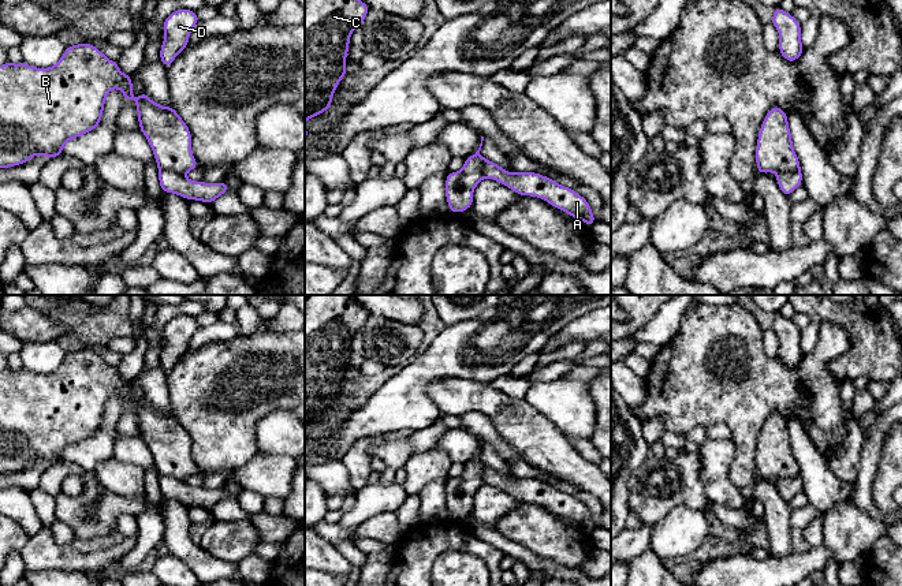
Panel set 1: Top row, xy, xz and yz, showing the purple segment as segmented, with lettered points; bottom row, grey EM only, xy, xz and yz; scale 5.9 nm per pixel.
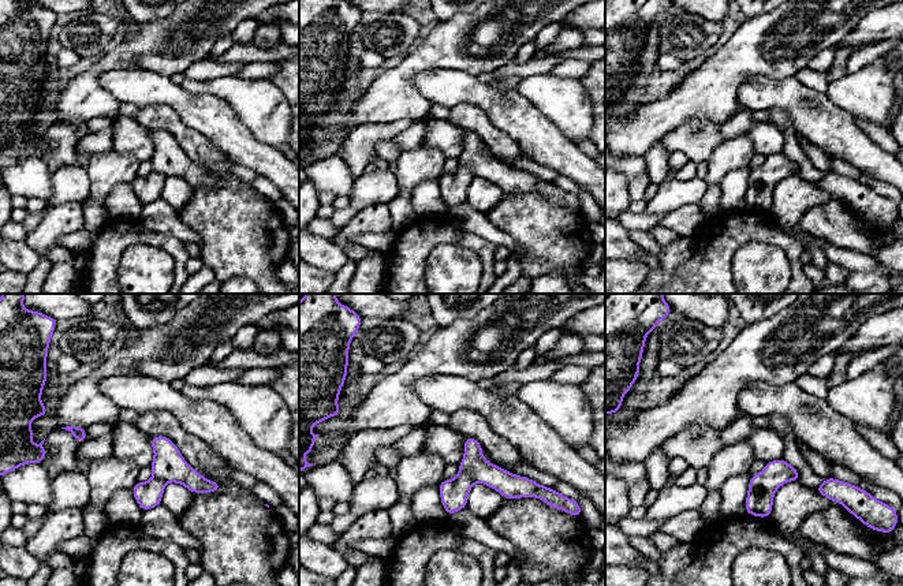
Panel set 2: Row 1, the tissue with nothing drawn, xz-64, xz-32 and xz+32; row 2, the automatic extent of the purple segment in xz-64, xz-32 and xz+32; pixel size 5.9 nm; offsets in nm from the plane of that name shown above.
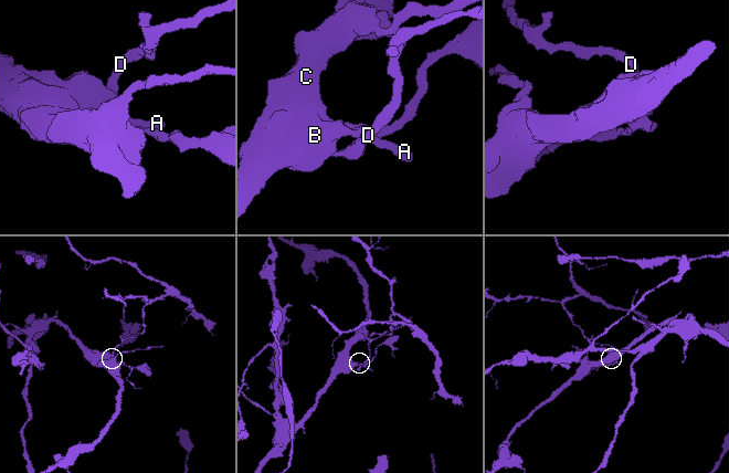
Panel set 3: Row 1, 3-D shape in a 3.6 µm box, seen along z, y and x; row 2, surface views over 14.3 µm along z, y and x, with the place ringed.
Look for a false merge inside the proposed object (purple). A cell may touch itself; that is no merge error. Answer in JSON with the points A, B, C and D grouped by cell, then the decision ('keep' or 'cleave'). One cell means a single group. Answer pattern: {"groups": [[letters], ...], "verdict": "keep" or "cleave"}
{"groups": [["A", "B", "C"], ["D"]], "verdict": "cleave"}

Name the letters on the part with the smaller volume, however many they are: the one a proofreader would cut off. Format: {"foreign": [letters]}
{"foreign": ["D"]}

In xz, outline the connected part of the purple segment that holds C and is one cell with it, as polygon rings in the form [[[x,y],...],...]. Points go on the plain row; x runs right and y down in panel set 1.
[[[351,295],[305,299],[305,429],[333,413],[333,399],[348,380],[344,366],[350,341],[369,316]]]

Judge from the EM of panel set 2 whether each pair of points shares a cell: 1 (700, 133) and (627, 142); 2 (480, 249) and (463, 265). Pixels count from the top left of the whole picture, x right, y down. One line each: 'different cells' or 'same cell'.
1: different cells
2: different cells

